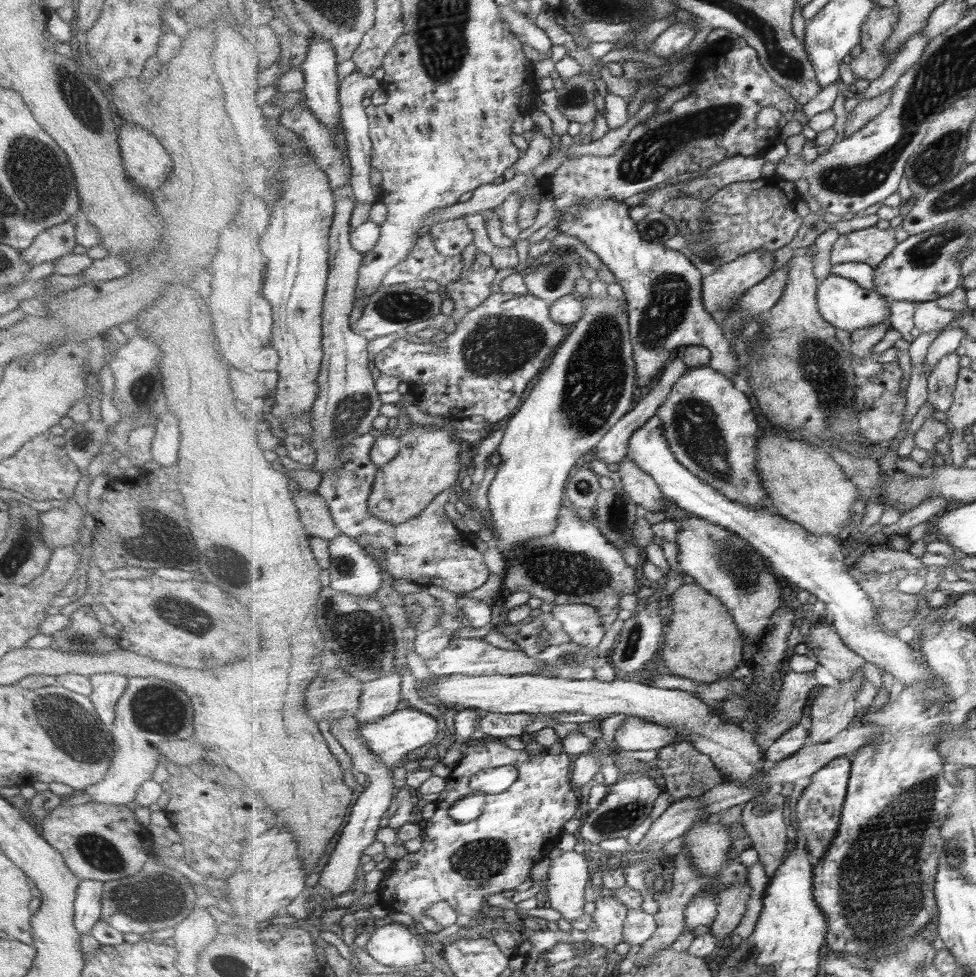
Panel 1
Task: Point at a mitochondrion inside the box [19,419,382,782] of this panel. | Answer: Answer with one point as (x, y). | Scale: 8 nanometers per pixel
(51, 711)

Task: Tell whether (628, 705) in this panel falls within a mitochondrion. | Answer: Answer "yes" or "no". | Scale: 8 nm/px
no

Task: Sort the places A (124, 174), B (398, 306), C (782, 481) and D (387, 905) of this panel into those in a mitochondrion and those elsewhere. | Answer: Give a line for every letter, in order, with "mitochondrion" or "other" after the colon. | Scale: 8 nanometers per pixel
A: other
B: mitochondrion
C: other
D: other

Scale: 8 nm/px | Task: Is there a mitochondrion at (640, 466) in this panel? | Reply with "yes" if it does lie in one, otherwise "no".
no

